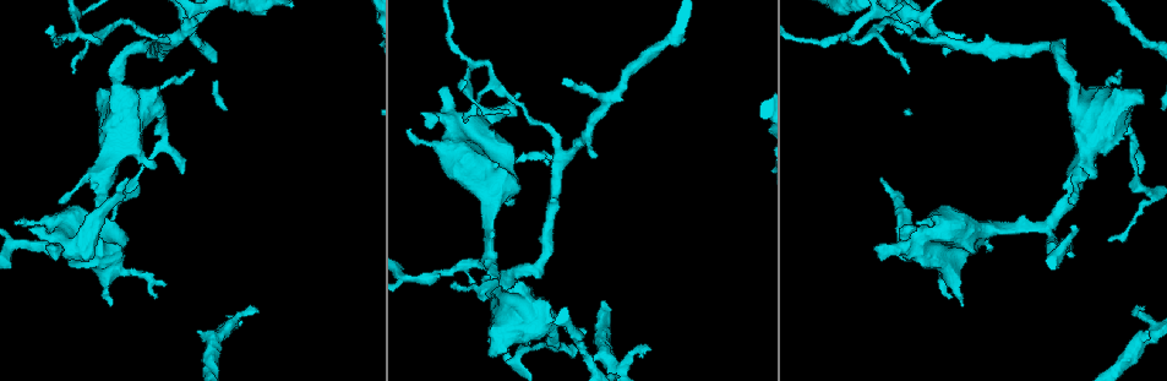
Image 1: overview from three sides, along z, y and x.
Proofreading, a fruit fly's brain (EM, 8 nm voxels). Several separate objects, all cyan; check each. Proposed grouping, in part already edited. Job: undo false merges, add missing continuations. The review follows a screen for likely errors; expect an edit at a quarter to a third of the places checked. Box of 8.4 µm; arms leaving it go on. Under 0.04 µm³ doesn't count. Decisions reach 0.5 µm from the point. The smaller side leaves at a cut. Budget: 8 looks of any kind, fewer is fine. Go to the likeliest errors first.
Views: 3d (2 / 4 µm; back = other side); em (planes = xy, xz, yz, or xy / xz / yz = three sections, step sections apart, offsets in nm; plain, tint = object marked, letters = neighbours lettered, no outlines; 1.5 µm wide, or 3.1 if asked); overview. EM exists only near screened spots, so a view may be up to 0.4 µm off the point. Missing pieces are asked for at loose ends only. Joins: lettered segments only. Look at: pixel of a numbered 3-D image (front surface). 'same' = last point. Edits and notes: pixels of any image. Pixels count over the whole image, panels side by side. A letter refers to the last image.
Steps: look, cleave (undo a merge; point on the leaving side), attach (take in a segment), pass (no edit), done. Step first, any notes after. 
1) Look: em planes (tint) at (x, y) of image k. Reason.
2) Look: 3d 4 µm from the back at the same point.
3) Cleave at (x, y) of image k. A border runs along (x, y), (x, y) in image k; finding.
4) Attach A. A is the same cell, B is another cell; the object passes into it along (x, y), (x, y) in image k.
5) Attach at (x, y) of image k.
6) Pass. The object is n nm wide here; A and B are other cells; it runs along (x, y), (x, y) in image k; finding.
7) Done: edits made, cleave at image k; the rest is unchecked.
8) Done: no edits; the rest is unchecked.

Look: em xz step 8 (letters) at (112, 303) of image 1. Thick end.

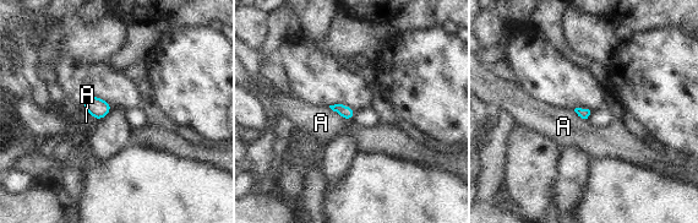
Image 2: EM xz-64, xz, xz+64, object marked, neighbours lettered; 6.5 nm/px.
Pass. A is another cell; a border runs along (328, 107), (345, 119) in image 2; no lettered segment goes on from it.

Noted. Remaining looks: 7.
Look: 3d 4 µm at (471, 281) of image 1. Branch stops here.

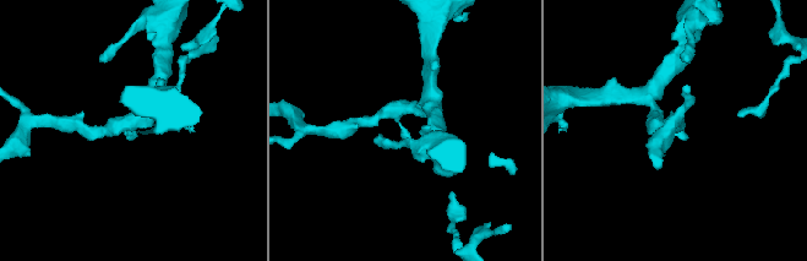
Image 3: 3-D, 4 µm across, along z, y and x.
Look: em xz step 4 (tint) at (130, 140) of image 3. The arms are 190, 220 nm wide.

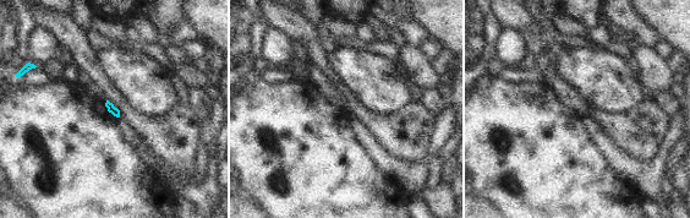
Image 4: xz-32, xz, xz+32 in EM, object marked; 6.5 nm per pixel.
Look: em planes (letters) at the same point. Another direction.

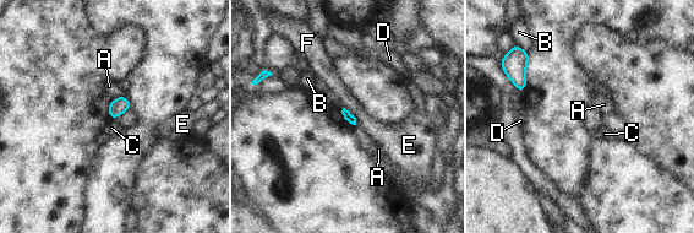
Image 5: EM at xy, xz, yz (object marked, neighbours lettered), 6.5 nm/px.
Pass. A, B, C, D, E and F are other cells; a border runs along (343, 107), (355, 118), (356, 123) in image 5; no lettered segment goes on from it.

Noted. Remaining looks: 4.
Look: em yz step 8 (tint) at (446, 88) of image 1. Thick end.

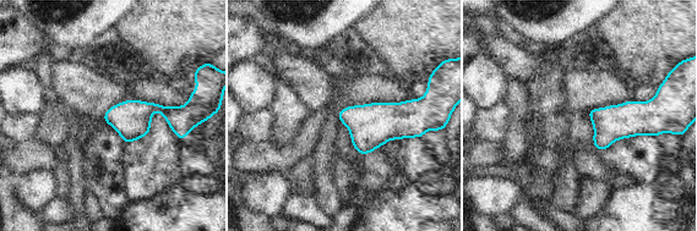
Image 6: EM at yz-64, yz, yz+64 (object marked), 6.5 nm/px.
Look: em planes (letters) at the same point.

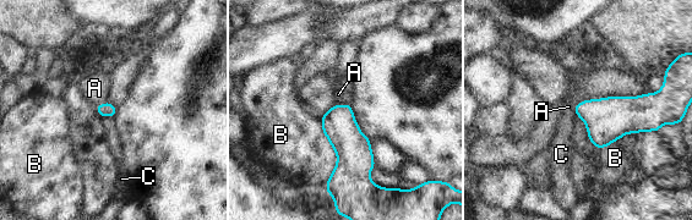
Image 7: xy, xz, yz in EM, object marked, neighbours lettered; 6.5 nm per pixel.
Pass. A, B and C are other cells; a border runs along (572, 109), (577, 116) in image 7; no lettered segment goes on from it.

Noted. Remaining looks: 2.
Done: no edits; the rest is unchecked.

